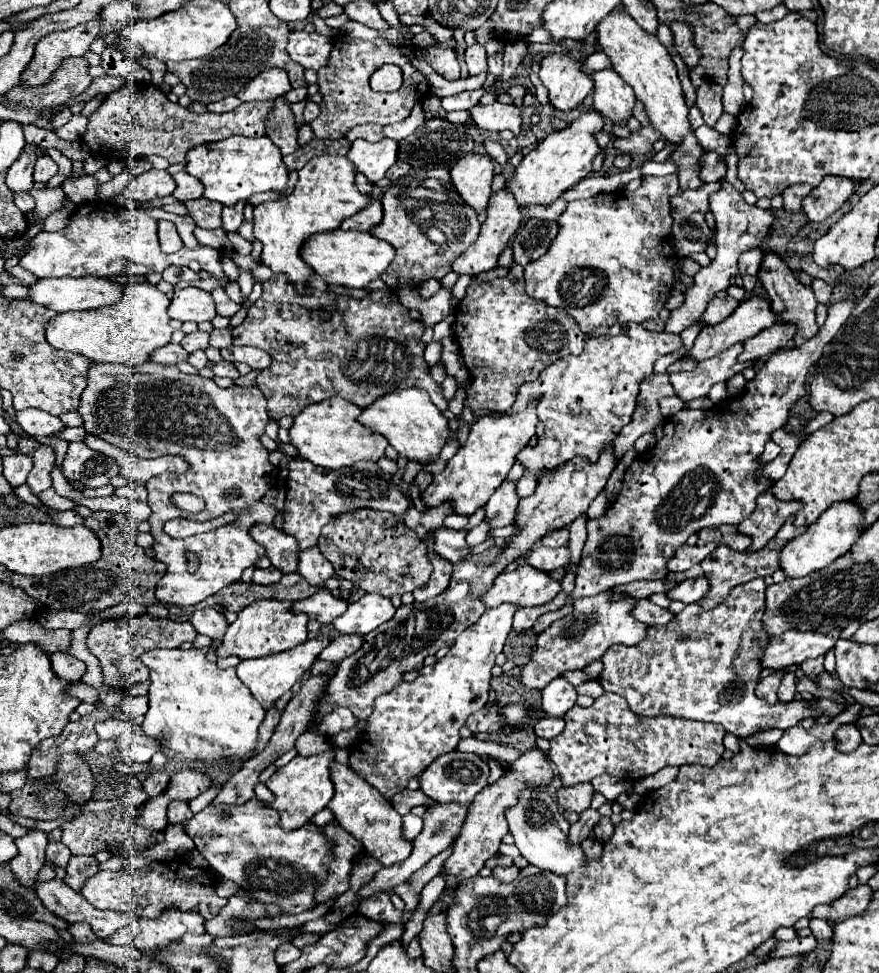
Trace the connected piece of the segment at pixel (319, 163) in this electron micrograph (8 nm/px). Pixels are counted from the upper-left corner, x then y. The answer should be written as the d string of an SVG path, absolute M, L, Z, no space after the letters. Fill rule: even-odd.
M314 157L300 169L300 179L290 195L254 207L254 237L264 247L262 263L270 267L274 275L286 275L288 281L298 287L298 293L306 293L310 289L310 277L316 275L300 255L302 245L308 241L308 237L322 231L340 229L344 219L368 207L368 203L374 199L370 193L358 191L358 187L354 185L354 171L356 169L348 157Z

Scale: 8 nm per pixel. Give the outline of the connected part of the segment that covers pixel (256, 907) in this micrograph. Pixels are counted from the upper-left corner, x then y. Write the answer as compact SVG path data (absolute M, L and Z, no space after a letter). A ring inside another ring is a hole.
M228 897L228 905L210 921L204 923L206 933L214 937L234 937L242 933L256 931L254 921L266 917L266 905L242 899L242 897Z

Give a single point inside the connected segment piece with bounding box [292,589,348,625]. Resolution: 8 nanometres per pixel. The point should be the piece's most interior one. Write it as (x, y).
(323, 606)

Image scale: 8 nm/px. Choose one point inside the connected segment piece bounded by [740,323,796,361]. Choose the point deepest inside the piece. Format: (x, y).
(766, 342)

